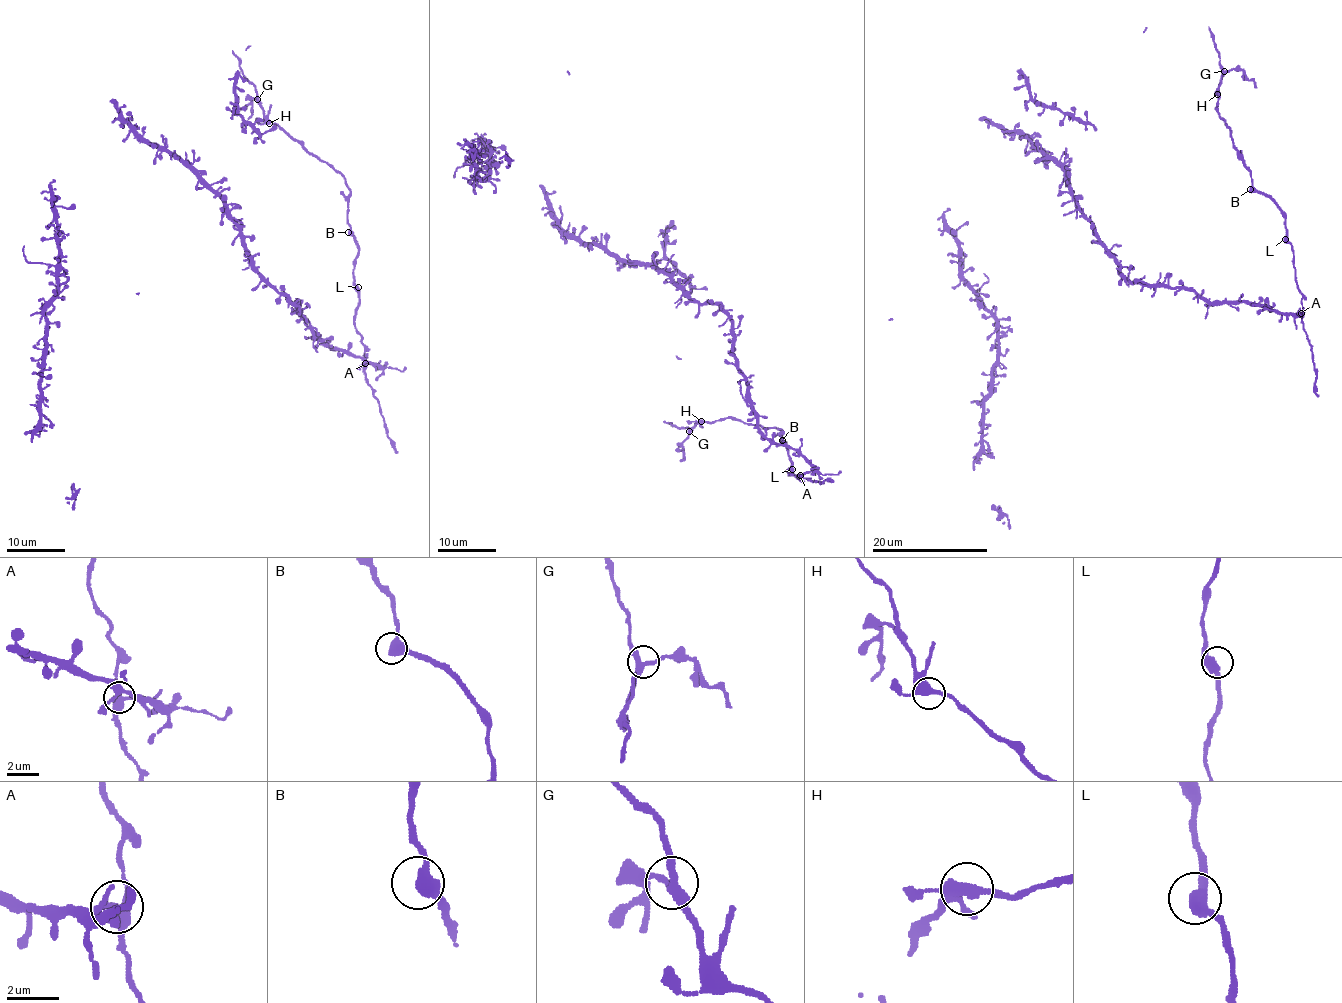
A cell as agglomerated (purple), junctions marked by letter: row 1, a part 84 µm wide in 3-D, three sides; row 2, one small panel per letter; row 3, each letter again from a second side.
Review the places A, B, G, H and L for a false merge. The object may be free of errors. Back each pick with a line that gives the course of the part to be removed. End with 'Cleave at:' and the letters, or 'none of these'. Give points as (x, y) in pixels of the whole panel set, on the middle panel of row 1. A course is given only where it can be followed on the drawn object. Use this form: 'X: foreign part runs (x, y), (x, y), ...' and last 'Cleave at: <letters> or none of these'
Cleave at: A

